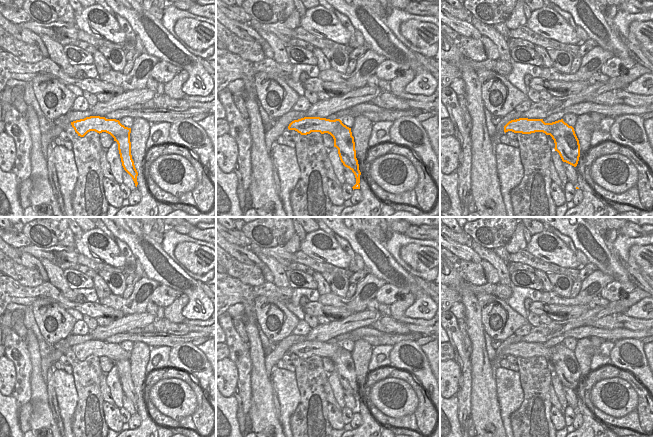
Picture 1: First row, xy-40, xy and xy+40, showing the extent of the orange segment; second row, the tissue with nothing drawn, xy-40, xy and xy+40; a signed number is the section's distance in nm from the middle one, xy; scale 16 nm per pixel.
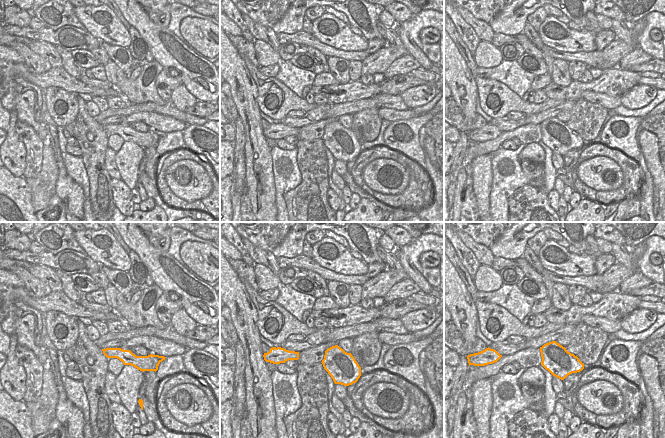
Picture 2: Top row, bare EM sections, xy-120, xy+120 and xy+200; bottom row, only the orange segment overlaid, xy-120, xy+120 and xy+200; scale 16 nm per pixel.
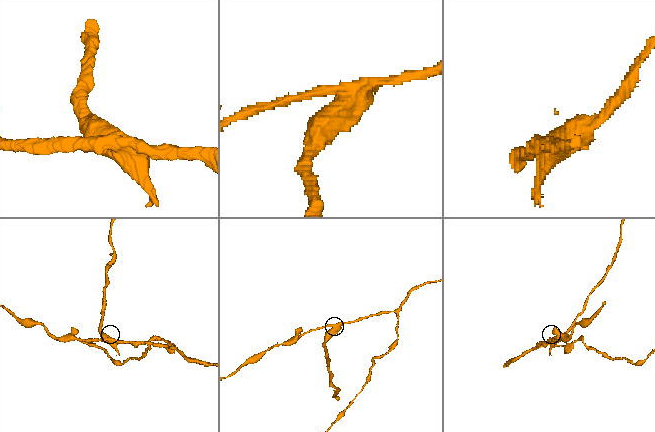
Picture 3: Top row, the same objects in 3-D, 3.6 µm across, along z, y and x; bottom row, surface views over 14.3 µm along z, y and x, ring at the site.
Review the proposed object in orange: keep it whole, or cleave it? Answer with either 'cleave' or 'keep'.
cleave

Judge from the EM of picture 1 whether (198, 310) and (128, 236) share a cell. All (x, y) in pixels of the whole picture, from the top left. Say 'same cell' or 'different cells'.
same cell

